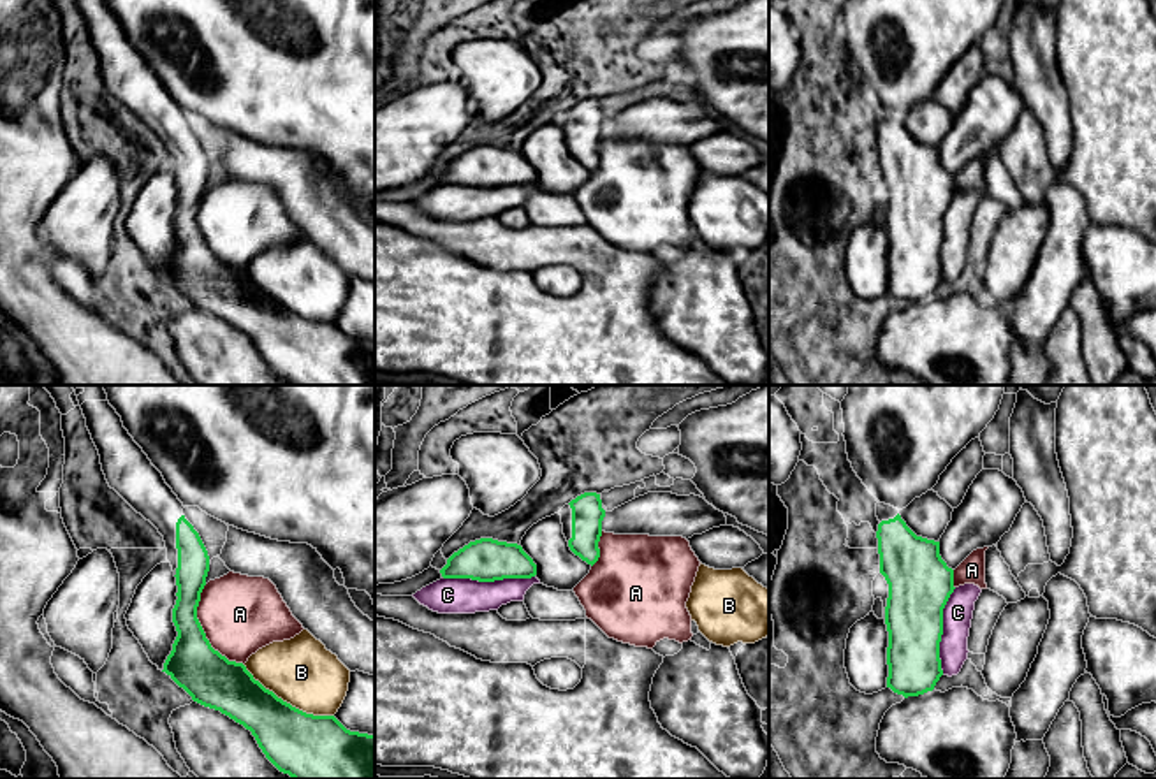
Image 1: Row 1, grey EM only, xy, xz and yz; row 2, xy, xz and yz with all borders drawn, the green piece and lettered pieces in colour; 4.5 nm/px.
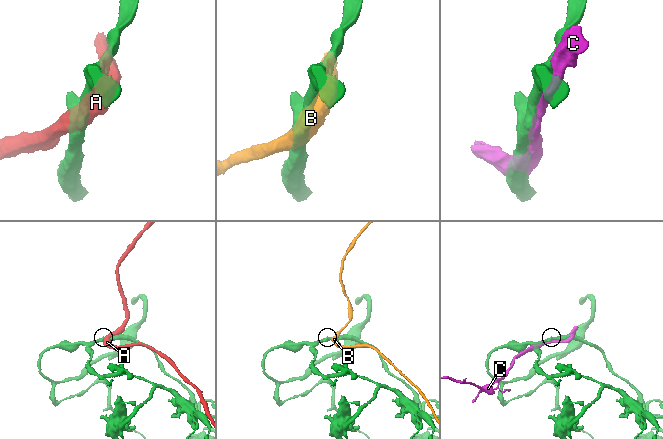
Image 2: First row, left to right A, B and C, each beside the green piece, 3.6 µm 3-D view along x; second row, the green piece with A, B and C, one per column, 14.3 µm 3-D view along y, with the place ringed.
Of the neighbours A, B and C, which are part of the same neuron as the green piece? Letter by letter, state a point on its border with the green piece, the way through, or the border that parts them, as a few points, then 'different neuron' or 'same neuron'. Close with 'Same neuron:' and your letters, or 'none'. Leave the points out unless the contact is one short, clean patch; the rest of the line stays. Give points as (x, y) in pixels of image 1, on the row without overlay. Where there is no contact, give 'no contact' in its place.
A: xy (203, 238) | different neuron
B: xy (285, 308) | different neuron
C: xz (488, 187) | different neuron
Same neuron: none

